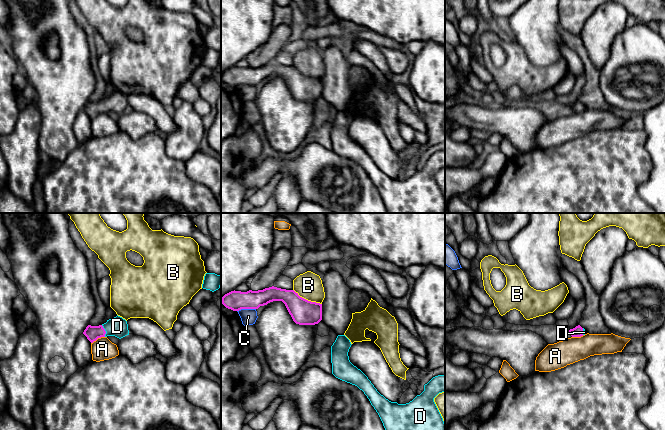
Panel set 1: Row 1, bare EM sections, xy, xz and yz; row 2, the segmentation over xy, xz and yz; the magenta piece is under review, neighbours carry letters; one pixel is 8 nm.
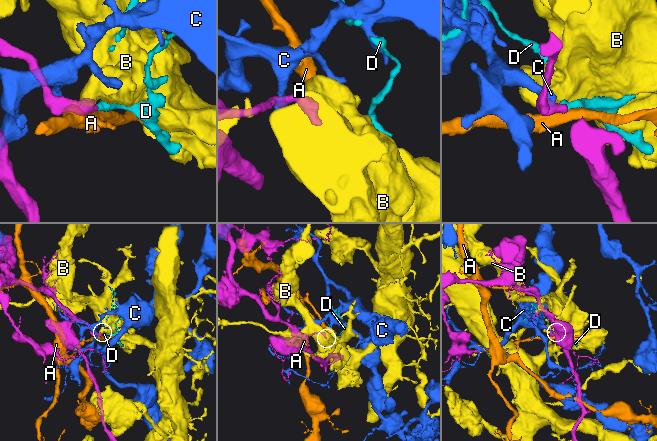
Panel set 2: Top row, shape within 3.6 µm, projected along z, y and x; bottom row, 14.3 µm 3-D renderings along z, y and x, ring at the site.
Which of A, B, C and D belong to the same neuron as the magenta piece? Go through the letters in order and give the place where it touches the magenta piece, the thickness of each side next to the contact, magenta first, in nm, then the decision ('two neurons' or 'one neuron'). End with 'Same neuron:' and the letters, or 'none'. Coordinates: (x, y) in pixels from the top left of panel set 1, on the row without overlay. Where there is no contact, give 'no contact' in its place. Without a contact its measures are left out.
A: xy (97, 114) | 120/180 nm | two neurons
B: xz (307, 76) | 200/220 nm | two neurons
C: xz (246, 84) | 160/130 nm | two neurons
D: xy (105, 107) | 120/160 nm | one neuron
Same neuron: D

